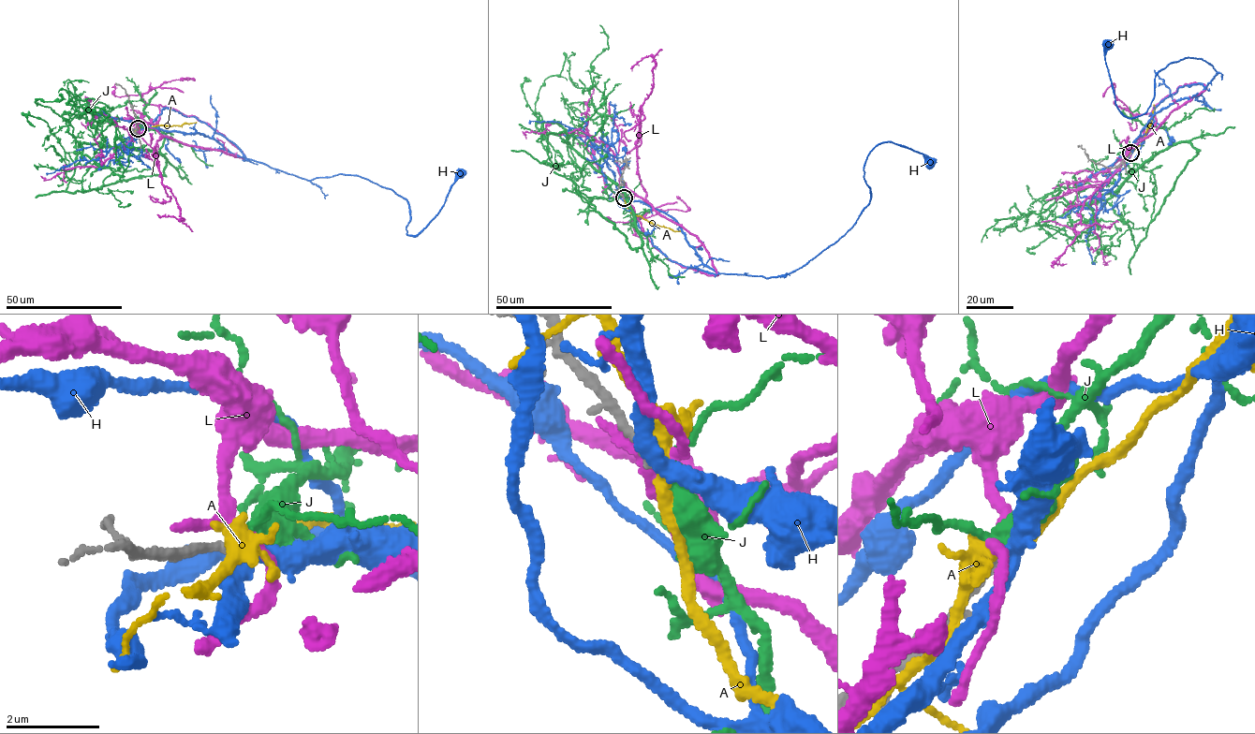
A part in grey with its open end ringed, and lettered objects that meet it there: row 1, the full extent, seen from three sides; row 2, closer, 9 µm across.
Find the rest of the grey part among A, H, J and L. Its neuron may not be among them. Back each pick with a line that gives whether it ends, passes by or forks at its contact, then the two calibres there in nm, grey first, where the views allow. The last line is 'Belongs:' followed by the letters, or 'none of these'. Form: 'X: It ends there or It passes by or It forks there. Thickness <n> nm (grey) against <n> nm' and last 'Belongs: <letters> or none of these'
J: It passes by. Thickness 200 nm (grey) against 300 nm
Belongs: J

